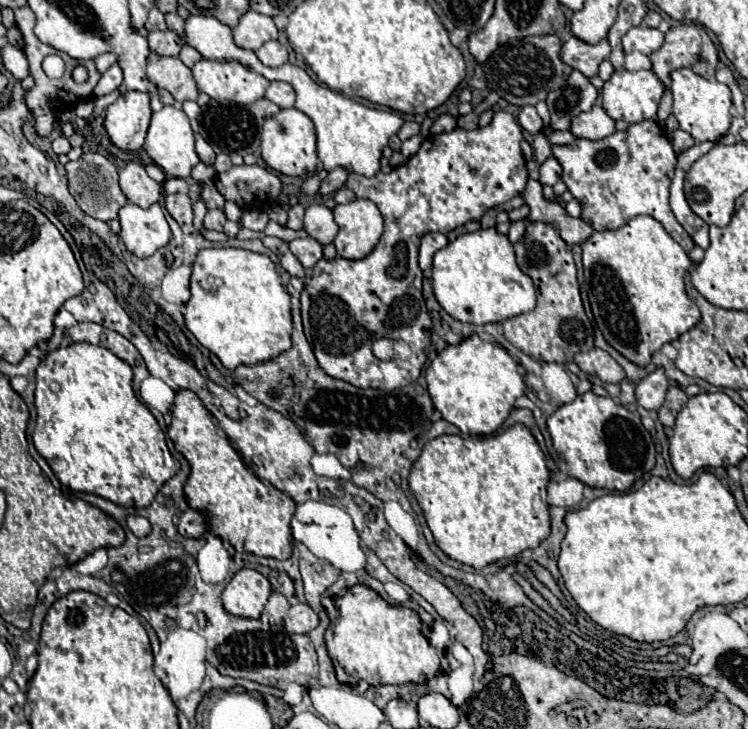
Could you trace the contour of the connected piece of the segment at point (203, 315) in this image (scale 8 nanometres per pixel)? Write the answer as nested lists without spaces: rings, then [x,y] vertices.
[[[212,247],[202,249],[196,255],[192,265],[192,281],[190,281],[192,297],[186,303],[186,327],[194,333],[194,337],[210,349],[224,367],[236,369],[238,365],[256,365],[258,361],[274,359],[276,355],[288,351],[292,347],[292,317],[290,317],[290,295],[286,287],[280,283],[280,275],[276,273],[276,265],[268,255],[252,253],[246,249],[232,247]]]

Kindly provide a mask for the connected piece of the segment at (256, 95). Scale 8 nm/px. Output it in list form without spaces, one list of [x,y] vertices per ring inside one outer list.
[[[200,59],[192,67],[198,91],[210,95],[216,101],[230,103],[254,103],[264,97],[268,79],[248,71],[240,63],[220,63]]]

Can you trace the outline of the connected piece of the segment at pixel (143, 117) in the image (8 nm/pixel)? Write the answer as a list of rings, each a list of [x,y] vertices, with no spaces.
[[[128,91],[108,107],[104,127],[116,147],[124,151],[138,151],[144,145],[150,117],[150,95]]]

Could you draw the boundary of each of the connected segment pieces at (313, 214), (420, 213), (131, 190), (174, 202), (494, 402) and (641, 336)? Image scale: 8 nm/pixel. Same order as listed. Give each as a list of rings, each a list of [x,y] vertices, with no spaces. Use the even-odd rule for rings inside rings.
[[[318,203],[318,205],[310,205],[306,209],[306,215],[304,215],[304,231],[310,237],[318,239],[320,243],[328,245],[336,237],[338,225],[334,221],[332,211],[324,203]]]
[[[496,111],[490,125],[478,127],[474,131],[466,129],[454,129],[450,133],[430,135],[420,151],[412,155],[404,165],[394,167],[392,173],[384,175],[378,173],[374,177],[364,177],[358,173],[352,173],[346,181],[346,187],[356,193],[356,197],[370,199],[378,205],[382,217],[384,217],[384,233],[380,237],[380,243],[374,247],[370,255],[364,259],[320,259],[314,269],[310,283],[304,285],[300,303],[302,303],[302,323],[306,339],[310,341],[314,355],[320,363],[320,367],[336,377],[344,379],[356,387],[374,387],[374,389],[400,389],[408,383],[414,383],[420,377],[422,365],[426,363],[428,347],[430,347],[430,315],[422,297],[422,269],[418,267],[418,245],[420,237],[424,233],[450,233],[456,227],[462,227],[470,219],[480,219],[484,211],[488,211],[494,205],[502,205],[514,195],[520,195],[526,187],[528,171],[526,161],[520,151],[520,139],[522,129],[518,121],[506,113]],[[378,335],[390,337],[396,341],[396,347],[400,349],[400,357],[394,361],[380,361],[372,355],[372,339]]]
[[[128,163],[120,171],[120,187],[128,201],[140,205],[142,209],[148,209],[162,195],[162,185],[148,177],[144,167],[138,163]]]
[[[166,195],[166,209],[180,225],[192,225],[192,201],[188,195]]]
[[[470,335],[458,345],[446,345],[428,365],[426,383],[432,403],[442,417],[472,437],[494,433],[506,421],[514,401],[526,391],[514,359],[496,341],[486,341],[478,335]]]
[[[642,215],[628,221],[614,231],[594,231],[582,245],[584,279],[588,283],[588,301],[592,305],[594,319],[604,333],[606,341],[618,349],[628,361],[636,365],[648,365],[650,357],[664,343],[678,339],[690,327],[700,321],[700,309],[688,299],[684,291],[684,275],[692,261],[686,251],[666,233],[666,229],[652,217]]]

